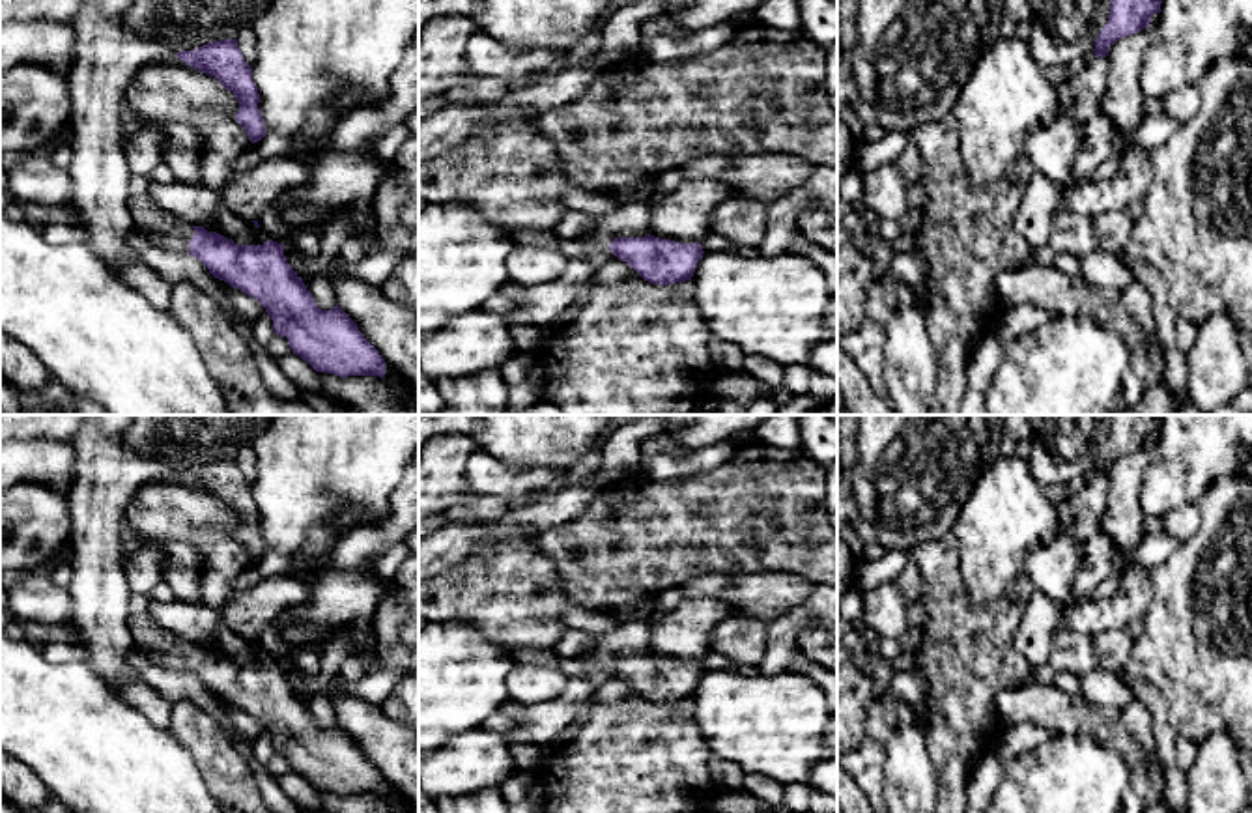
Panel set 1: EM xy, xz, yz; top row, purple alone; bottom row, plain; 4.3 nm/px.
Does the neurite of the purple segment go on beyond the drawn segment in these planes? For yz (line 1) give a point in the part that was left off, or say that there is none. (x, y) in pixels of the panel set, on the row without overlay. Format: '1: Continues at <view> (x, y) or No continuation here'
1: No continuation here

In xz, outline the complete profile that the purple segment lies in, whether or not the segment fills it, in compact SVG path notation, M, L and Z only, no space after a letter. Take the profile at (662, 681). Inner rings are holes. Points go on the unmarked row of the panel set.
M648 620L622 622L619 628L596 634L598 643L579 654L581 662L609 667L632 684L650 703L691 699L704 669L701 662L676 662L648 652Z

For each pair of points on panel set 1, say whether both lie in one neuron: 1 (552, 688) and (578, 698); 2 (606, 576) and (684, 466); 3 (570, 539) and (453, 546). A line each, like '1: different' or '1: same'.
1: different
2: different
3: different

